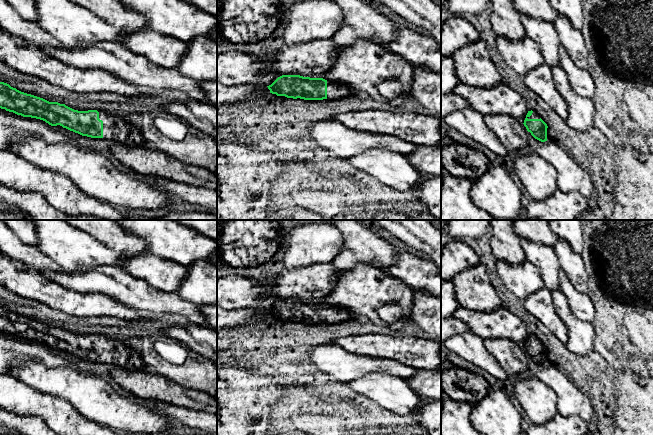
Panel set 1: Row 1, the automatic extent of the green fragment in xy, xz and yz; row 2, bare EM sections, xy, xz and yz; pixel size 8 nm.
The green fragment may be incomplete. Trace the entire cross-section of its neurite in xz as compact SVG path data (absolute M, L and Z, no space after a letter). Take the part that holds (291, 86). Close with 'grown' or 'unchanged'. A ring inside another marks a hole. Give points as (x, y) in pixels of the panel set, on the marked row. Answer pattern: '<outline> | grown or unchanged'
M282 75L267 87L277 96L304 100L338 100L357 94L345 84L300 75Z | grown

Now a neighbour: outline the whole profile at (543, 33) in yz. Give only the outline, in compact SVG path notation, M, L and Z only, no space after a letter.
M520 14L520 17L526 36L538 45L544 63L550 68L558 66L561 43L554 24L526 14Z

